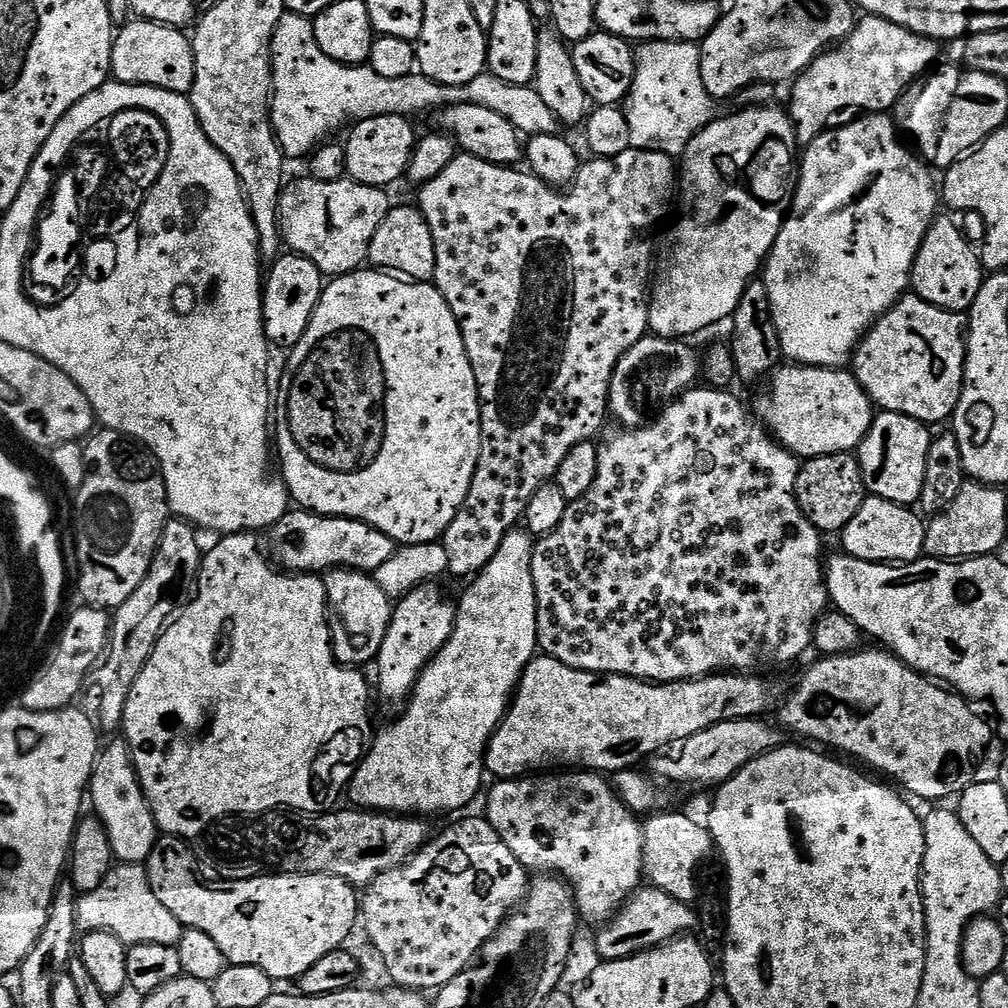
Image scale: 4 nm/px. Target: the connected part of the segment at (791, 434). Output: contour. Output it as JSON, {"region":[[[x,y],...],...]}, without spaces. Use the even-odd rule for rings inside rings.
{"region":[[[780,366],[771,373],[772,385],[769,386],[768,393],[757,398],[755,419],[771,433],[777,444],[797,458],[811,458],[839,452],[855,453],[866,438],[874,419],[872,399],[856,381],[855,375],[851,371],[835,368],[784,367],[788,368]]]}

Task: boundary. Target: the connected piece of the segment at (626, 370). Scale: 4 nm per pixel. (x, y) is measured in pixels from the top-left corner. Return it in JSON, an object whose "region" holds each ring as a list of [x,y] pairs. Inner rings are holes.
{"region":[[[651,334],[637,342],[618,362],[610,382],[608,410],[616,424],[625,428],[643,428],[644,415],[681,397],[697,383],[702,364],[680,340],[664,340]],[[697,376],[697,380],[696,380]],[[656,408],[656,409],[655,409]]]}

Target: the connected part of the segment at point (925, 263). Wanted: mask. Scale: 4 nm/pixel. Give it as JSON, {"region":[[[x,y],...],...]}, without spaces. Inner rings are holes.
{"region":[[[941,215],[932,221],[912,267],[910,288],[915,295],[942,310],[967,313],[968,307],[978,298],[978,290],[986,275],[977,249],[968,245],[966,237],[950,217]]]}

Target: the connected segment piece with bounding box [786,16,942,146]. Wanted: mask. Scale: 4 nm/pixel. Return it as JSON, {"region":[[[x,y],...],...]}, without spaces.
{"region":[[[864,16],[857,19],[855,28],[846,39],[821,52],[808,71],[801,72],[795,80],[791,81],[792,97],[789,98],[788,104],[786,103],[786,111],[794,126],[797,145],[812,144],[814,138],[825,131],[829,123],[827,120],[831,116],[838,115],[839,112],[846,111],[847,108],[853,108],[856,111],[853,113],[856,114],[884,114],[895,109],[900,97],[933,67],[931,64],[939,56],[941,59],[942,48],[937,41],[914,34],[902,26],[894,26],[894,22],[886,22],[877,16]]]}

